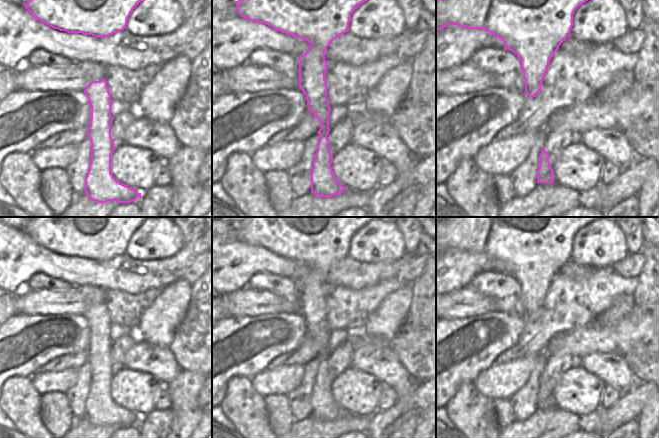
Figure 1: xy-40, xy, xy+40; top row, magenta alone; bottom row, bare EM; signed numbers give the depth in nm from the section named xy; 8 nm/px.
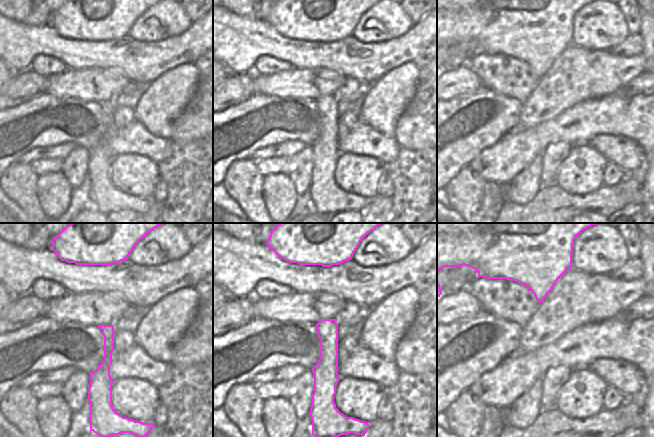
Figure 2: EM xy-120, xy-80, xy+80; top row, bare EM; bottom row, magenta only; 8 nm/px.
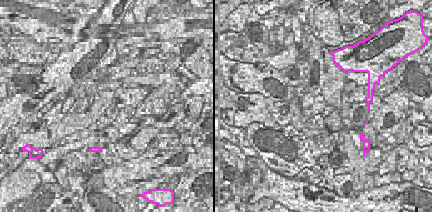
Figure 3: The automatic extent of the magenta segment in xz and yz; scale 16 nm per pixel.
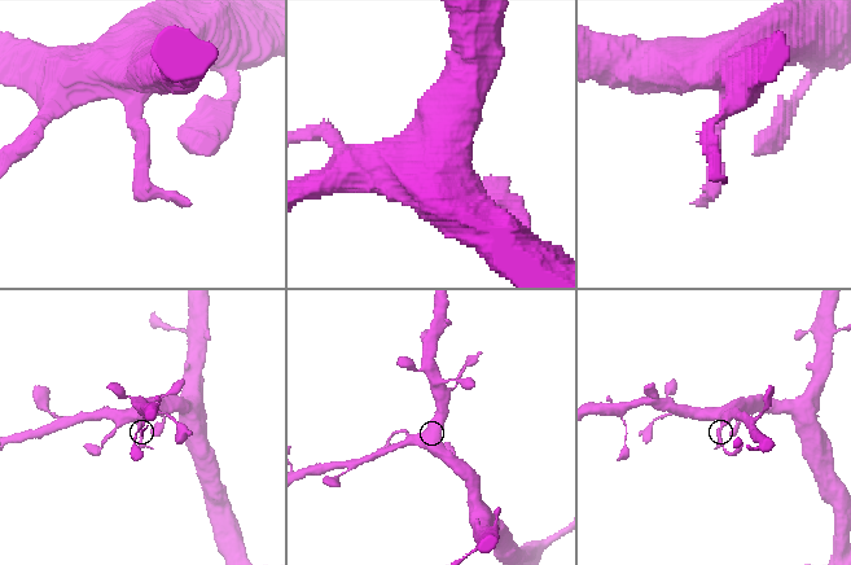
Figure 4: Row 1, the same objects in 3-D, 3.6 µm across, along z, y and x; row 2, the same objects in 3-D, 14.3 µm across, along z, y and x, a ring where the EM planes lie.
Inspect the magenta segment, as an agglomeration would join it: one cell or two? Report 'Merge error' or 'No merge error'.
No merge error

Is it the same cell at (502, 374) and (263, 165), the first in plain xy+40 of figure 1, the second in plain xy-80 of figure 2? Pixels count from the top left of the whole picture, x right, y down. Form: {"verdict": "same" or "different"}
{"verdict": "same"}

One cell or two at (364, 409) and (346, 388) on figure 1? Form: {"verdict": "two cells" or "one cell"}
{"verdict": "one cell"}

